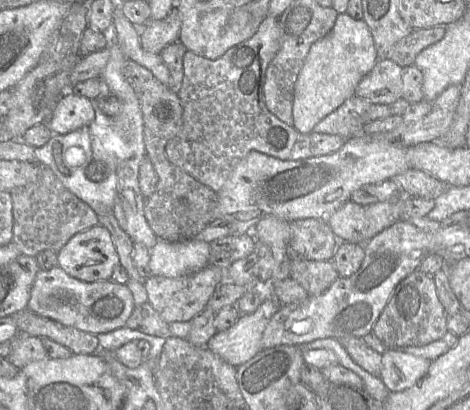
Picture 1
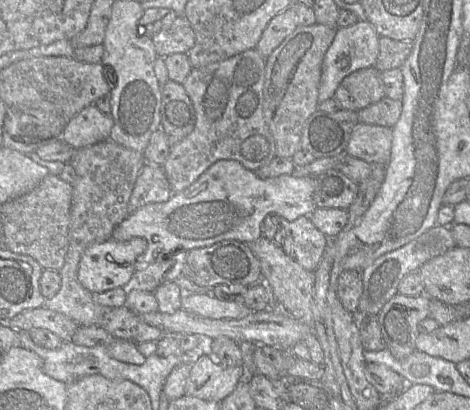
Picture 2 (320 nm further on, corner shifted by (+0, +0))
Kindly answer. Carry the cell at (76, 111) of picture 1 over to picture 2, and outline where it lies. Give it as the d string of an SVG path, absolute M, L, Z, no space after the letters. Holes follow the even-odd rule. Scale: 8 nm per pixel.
M94 104L84 108L66 124L60 140L75 150L92 146L109 139L113 128L113 118L111 114L101 112Z

